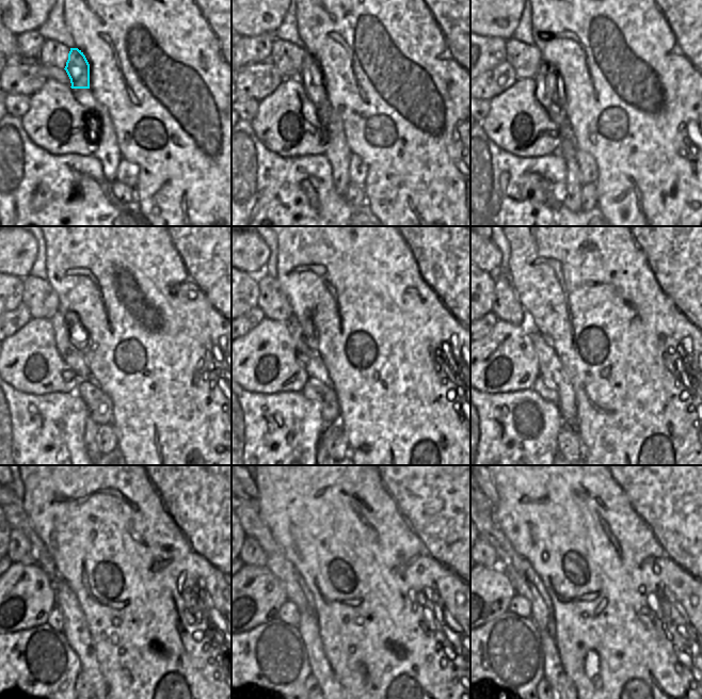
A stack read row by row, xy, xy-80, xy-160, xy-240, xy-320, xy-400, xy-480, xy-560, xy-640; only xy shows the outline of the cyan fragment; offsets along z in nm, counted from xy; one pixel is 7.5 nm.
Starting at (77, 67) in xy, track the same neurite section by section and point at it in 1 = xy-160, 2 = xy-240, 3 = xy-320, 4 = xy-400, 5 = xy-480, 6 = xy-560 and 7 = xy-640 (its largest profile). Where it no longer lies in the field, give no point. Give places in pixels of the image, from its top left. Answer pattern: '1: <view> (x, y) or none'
1: xy-160 (548, 94)
2: xy-240 (68, 337)
3: xy-320 (307, 355)
4: xy-400 (551, 367)
5: xy-480 (76, 631)
6: xy-560 (321, 669)
7: xy-640 (554, 673)

